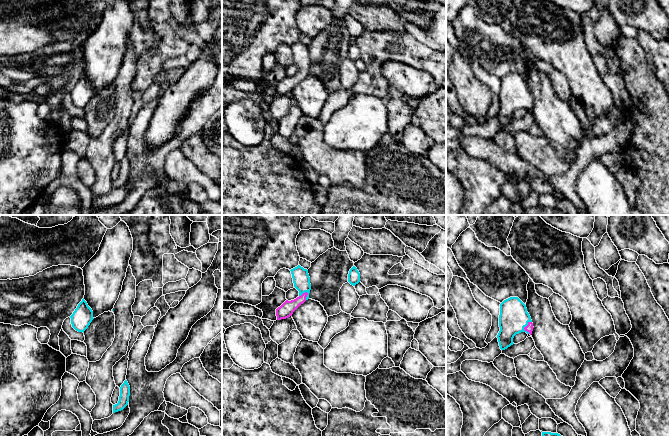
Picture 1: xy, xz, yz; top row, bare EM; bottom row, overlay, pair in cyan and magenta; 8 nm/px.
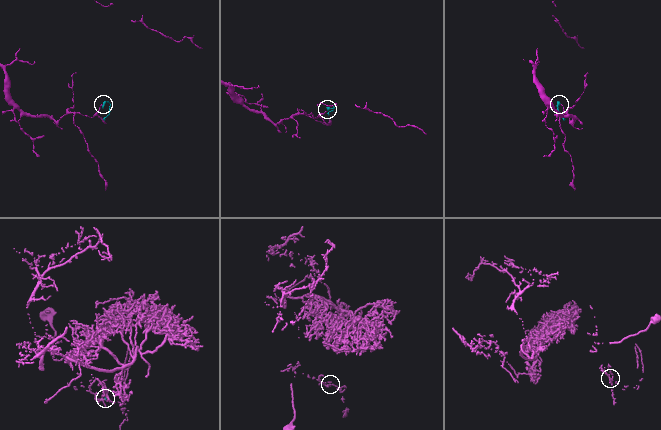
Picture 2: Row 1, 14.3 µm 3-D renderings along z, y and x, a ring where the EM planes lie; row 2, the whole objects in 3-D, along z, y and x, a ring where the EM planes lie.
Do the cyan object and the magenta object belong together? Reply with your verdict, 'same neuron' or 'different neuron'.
same neuron

